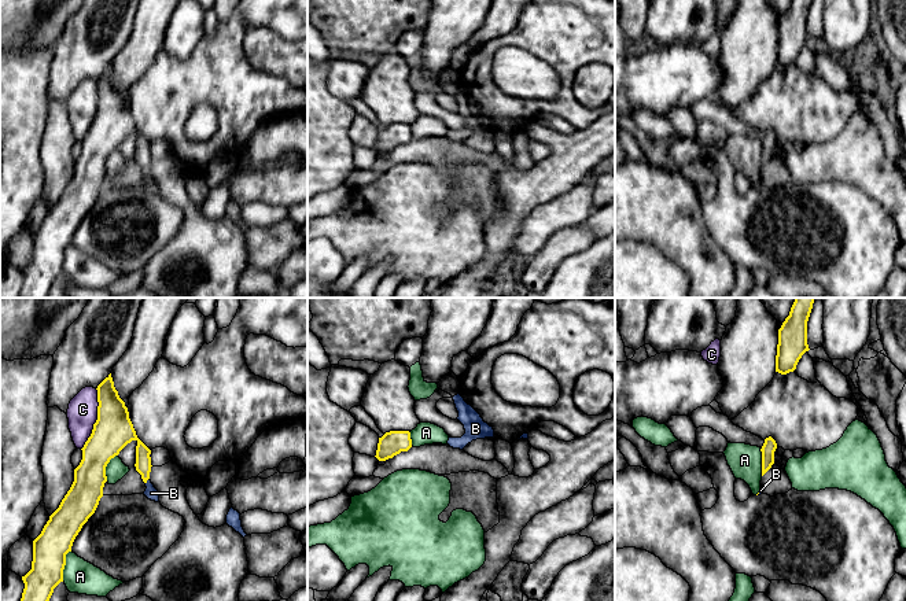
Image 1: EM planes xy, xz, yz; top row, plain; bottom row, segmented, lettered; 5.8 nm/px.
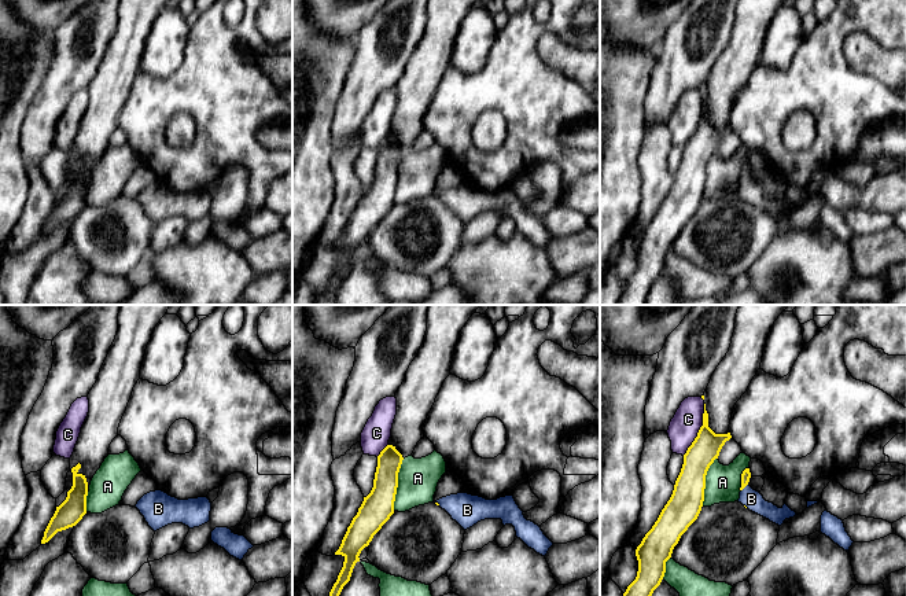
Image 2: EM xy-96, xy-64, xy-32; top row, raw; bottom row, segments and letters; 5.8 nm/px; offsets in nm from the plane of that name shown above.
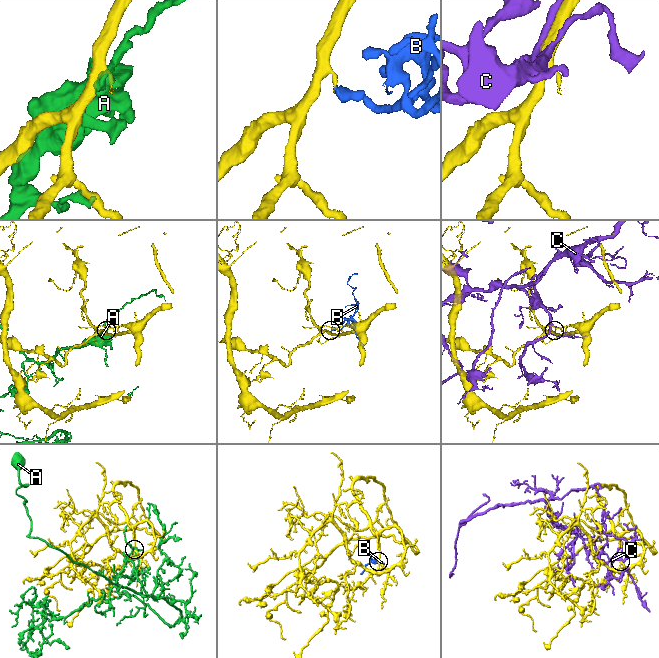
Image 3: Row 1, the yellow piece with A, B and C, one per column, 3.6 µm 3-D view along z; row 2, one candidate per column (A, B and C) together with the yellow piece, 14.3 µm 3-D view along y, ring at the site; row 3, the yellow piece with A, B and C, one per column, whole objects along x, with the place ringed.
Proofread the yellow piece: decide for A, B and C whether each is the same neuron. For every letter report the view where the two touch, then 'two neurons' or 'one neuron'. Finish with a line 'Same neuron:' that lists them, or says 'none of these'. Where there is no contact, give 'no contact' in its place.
A: xy | two neurons
B: xy | one neuron
C: xy | two neurons
Same neuron: B

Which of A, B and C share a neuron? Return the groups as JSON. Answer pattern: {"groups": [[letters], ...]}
{"groups": [["A"], ["B"], ["C"]]}

